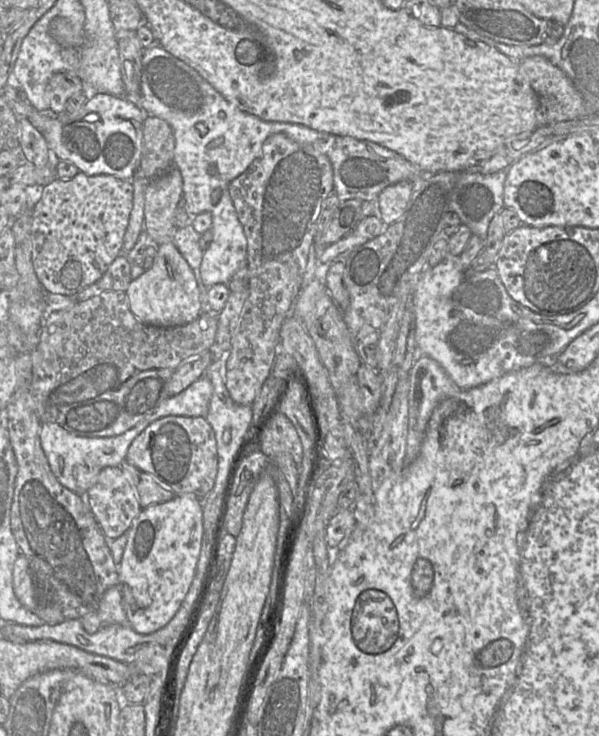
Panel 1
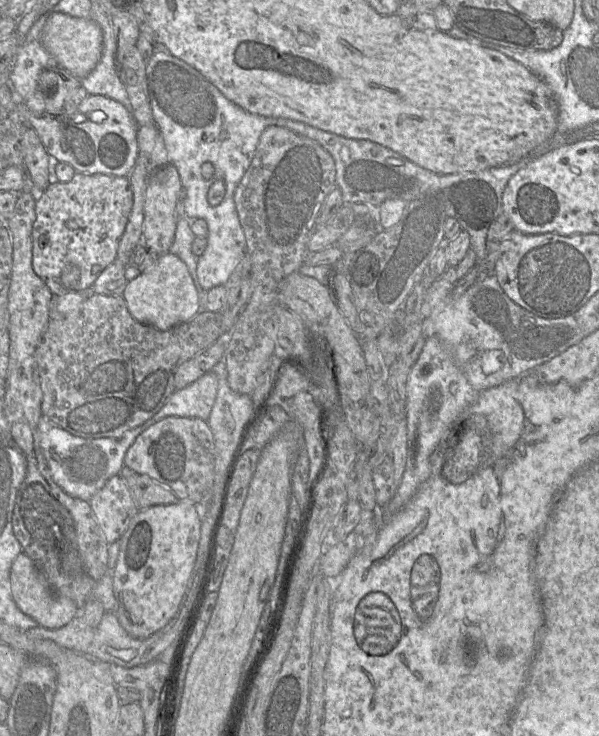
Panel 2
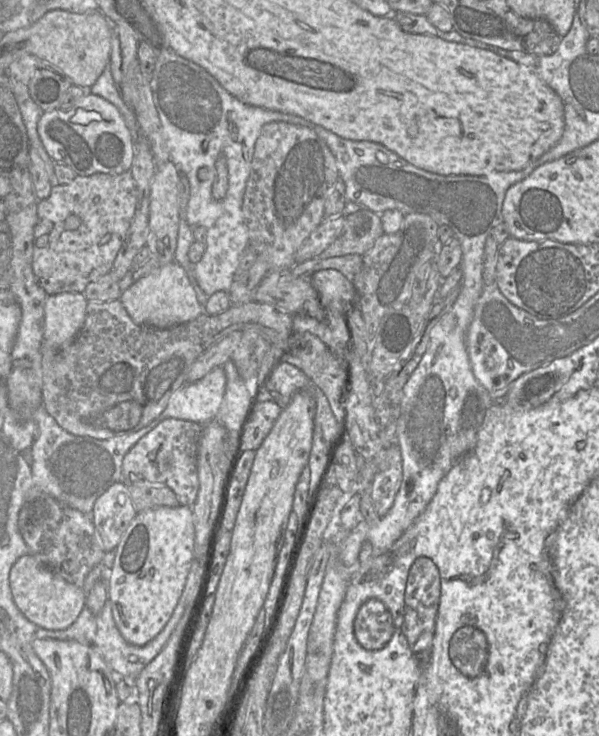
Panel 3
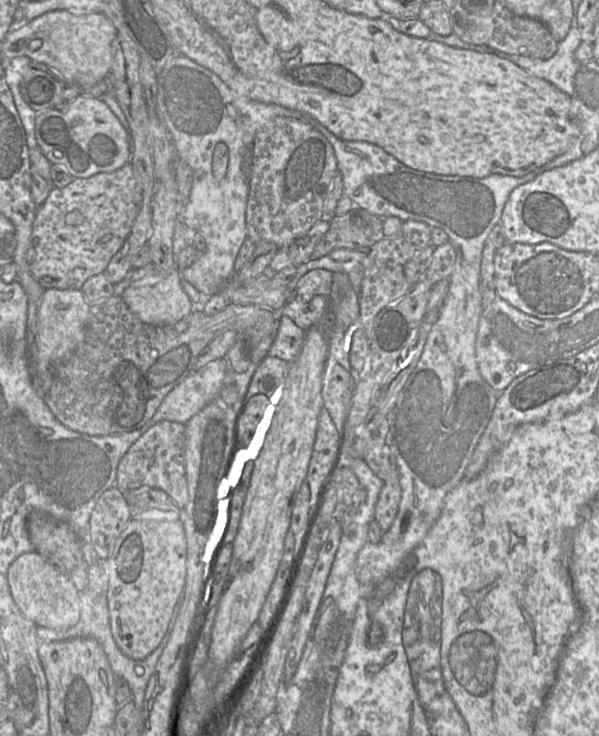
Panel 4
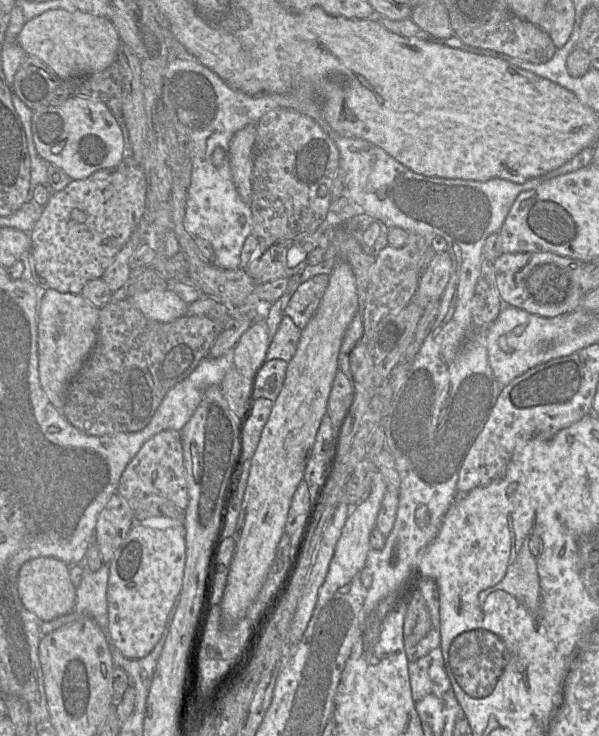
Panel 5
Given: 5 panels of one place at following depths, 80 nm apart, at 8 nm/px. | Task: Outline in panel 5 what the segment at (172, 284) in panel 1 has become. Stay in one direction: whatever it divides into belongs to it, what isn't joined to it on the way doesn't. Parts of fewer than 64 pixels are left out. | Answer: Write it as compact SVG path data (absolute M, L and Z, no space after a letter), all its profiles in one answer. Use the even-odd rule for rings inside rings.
M168 289L139 292L129 300L147 319L157 322L172 322L185 316L188 306Z

